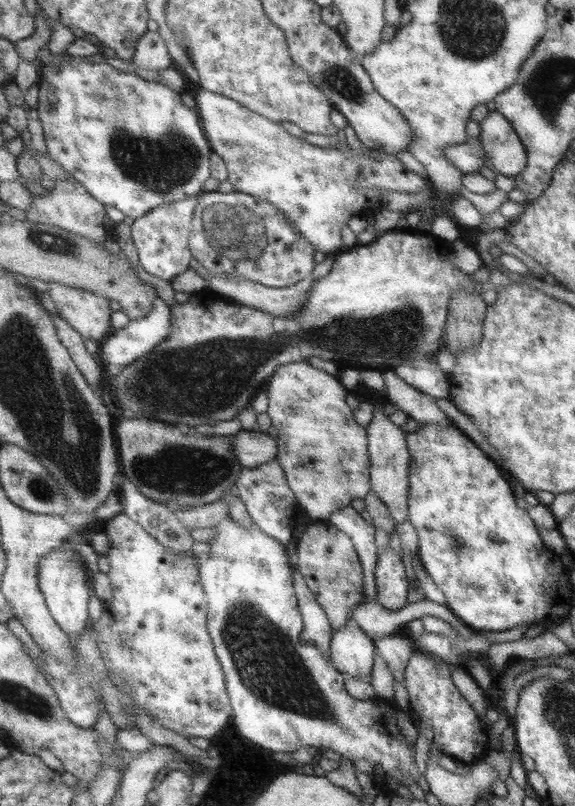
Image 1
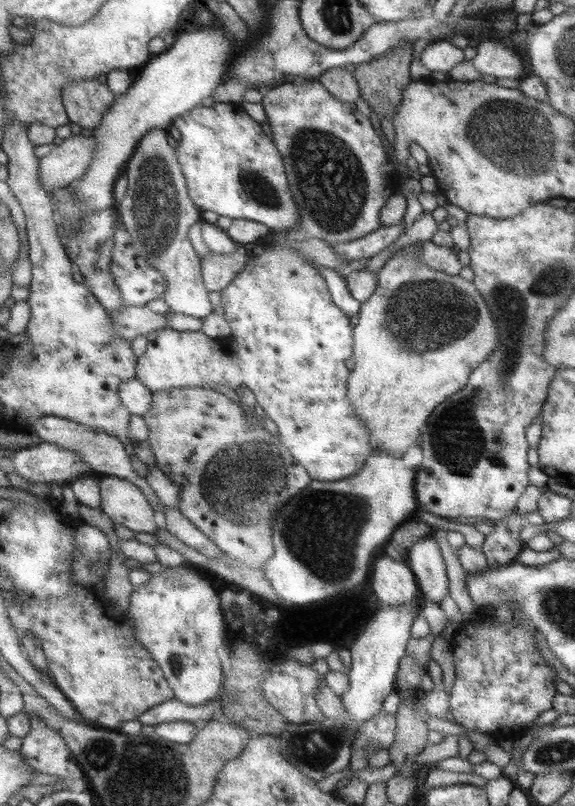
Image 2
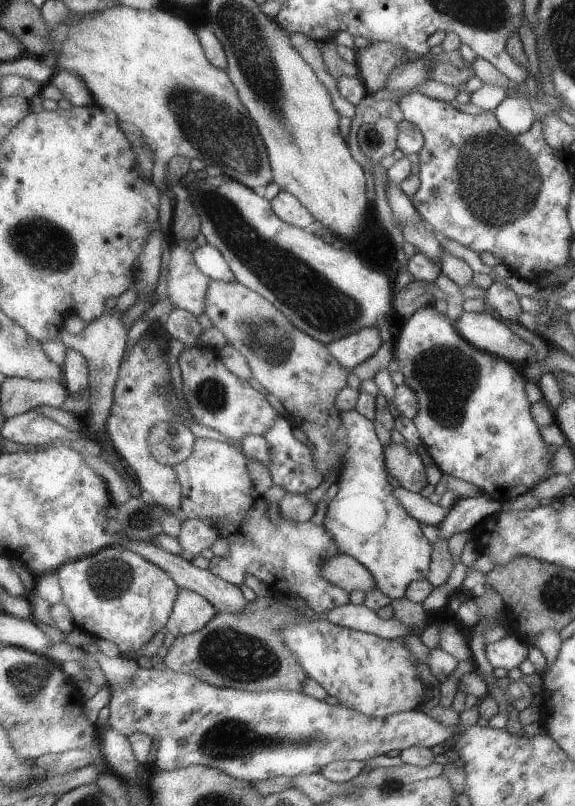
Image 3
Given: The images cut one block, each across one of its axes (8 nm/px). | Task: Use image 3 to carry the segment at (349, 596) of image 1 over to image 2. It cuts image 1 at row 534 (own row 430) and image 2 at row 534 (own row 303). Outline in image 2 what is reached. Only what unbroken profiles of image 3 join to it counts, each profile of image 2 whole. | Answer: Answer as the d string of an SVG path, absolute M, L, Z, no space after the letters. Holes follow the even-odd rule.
M170 388L166 390L158 390L153 392L151 408L143 415L143 418L148 426L148 439L154 458L156 459L157 467L159 467L164 475L172 482L178 485L180 489L180 511L182 514L196 526L210 540L213 541L221 552L230 555L250 567L264 570L264 563L274 556L274 548L270 534L270 522L272 516L276 516L278 508L282 504L288 503L292 496L298 495L302 489L306 488L311 482L308 472L302 464L299 464L292 456L292 453L283 446L283 443L276 436L272 436L264 427L263 420L259 419L259 424L255 428L246 420L247 413L234 400L217 392L216 389L207 388Z

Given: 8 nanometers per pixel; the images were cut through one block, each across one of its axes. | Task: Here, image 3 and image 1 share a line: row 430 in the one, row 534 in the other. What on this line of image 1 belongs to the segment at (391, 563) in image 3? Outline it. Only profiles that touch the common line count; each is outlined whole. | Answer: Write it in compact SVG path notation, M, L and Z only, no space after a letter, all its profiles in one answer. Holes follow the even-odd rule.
M345 506L333 512L328 522L352 540L363 568L365 598L376 601L379 595L375 575L377 567L376 527L362 518L360 513L351 506Z

